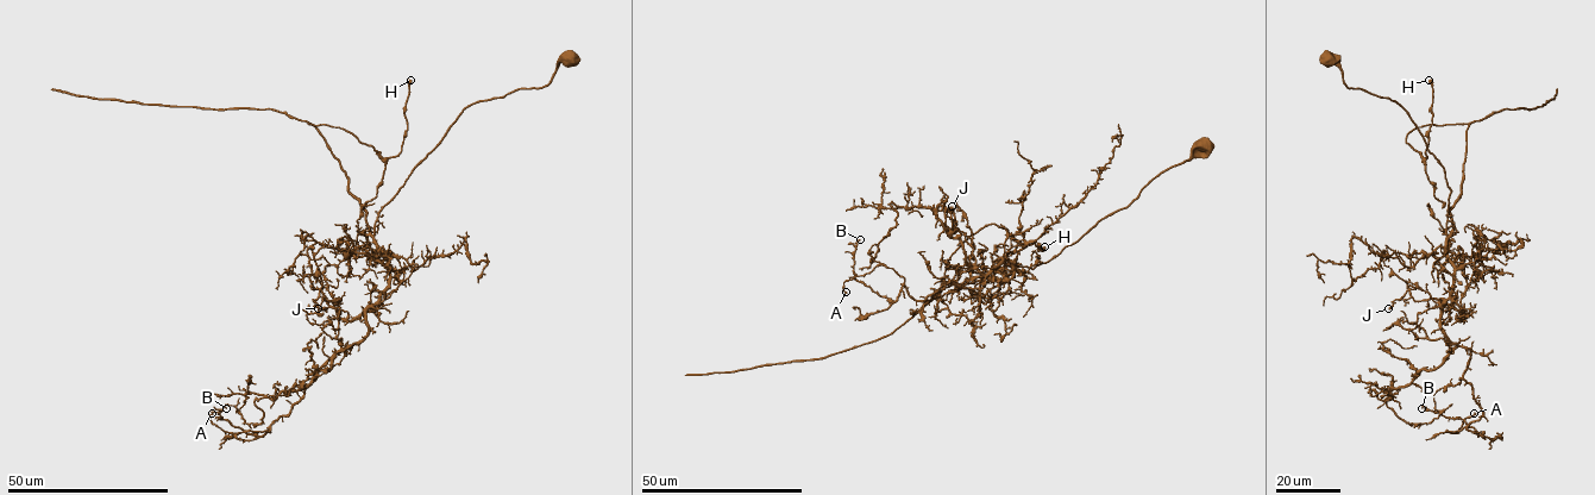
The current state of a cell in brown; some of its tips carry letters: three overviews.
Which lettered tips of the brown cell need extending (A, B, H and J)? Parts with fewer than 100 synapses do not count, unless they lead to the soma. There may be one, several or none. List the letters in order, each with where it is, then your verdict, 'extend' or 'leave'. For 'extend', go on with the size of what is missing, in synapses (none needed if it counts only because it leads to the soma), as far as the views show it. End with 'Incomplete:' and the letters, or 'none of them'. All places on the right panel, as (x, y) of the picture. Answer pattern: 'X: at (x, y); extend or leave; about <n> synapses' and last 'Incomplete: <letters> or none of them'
A: at (1474, 413); leave
B: at (1421, 408); leave
H: at (1429, 80); leave
J: at (1388, 308); leave
Incomplete: none of them

